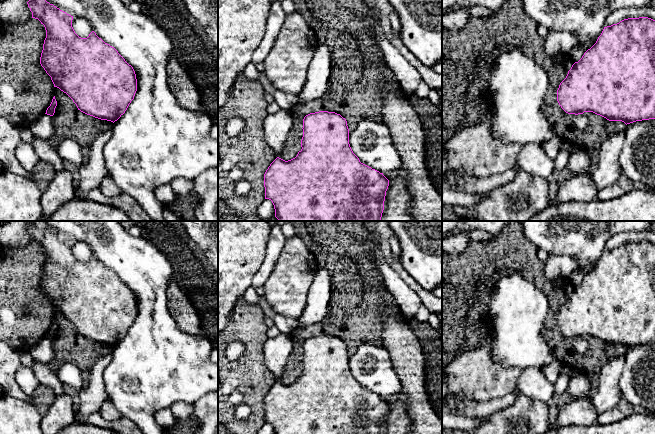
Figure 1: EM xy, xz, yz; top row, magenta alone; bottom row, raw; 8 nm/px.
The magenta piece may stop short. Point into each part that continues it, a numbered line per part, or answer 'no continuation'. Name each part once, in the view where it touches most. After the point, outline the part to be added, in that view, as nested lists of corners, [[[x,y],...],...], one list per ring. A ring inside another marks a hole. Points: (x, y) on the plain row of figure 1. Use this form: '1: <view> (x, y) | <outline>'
no continuation

